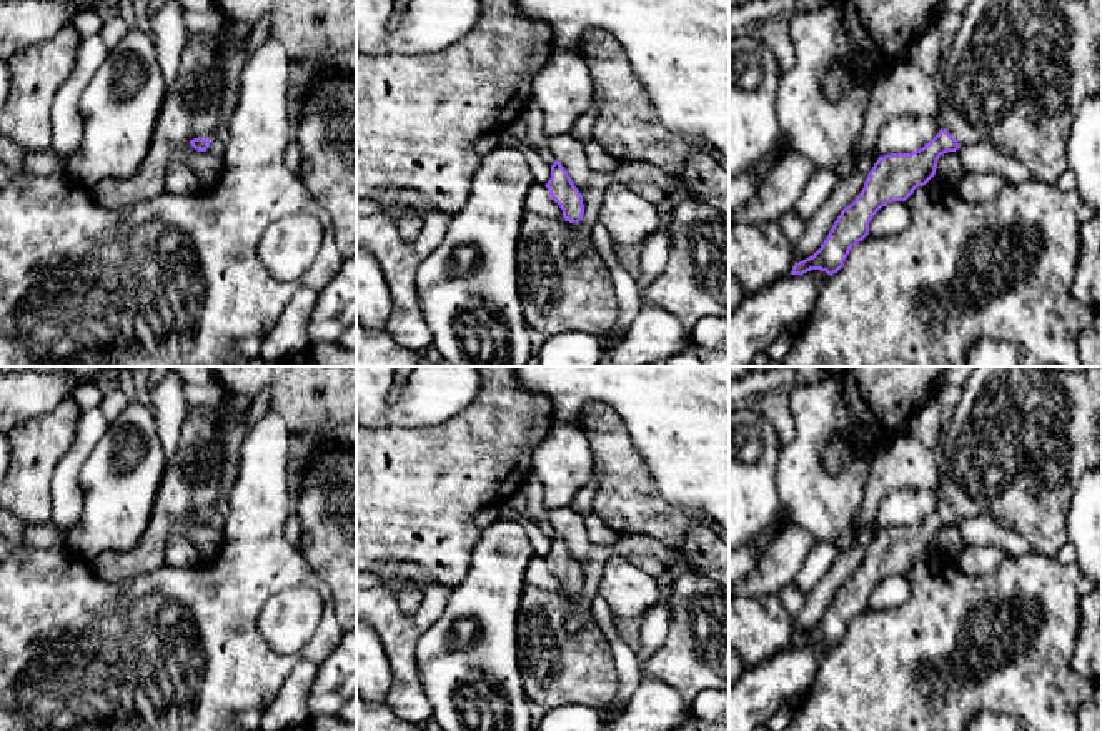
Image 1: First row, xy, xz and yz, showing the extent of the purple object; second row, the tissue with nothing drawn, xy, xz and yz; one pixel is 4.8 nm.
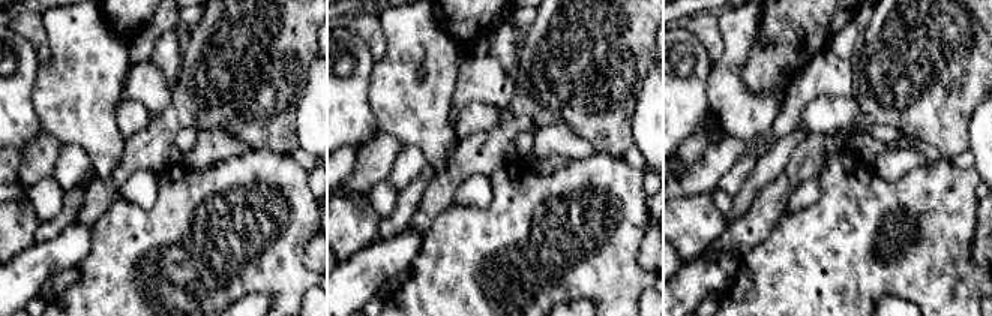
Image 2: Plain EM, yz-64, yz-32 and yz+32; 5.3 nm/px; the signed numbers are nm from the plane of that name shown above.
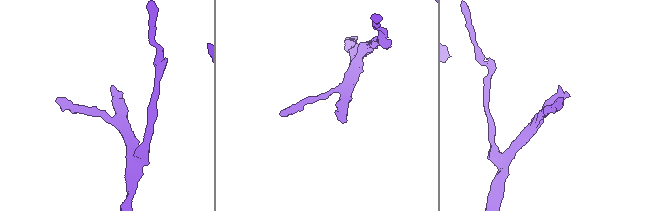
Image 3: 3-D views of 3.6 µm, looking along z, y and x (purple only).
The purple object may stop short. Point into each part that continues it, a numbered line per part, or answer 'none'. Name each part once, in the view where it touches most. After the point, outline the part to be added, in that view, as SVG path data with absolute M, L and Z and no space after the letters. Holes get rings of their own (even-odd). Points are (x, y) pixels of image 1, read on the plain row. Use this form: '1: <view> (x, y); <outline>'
1: xy (192, 477); M190 408L180 430L176 453L166 466L156 491L143 538L130 551L103 551L92 563L97 578L120 583L165 564L165 548L175 520L191 520L190 511L216 511L220 500L221 418L225 408Z

